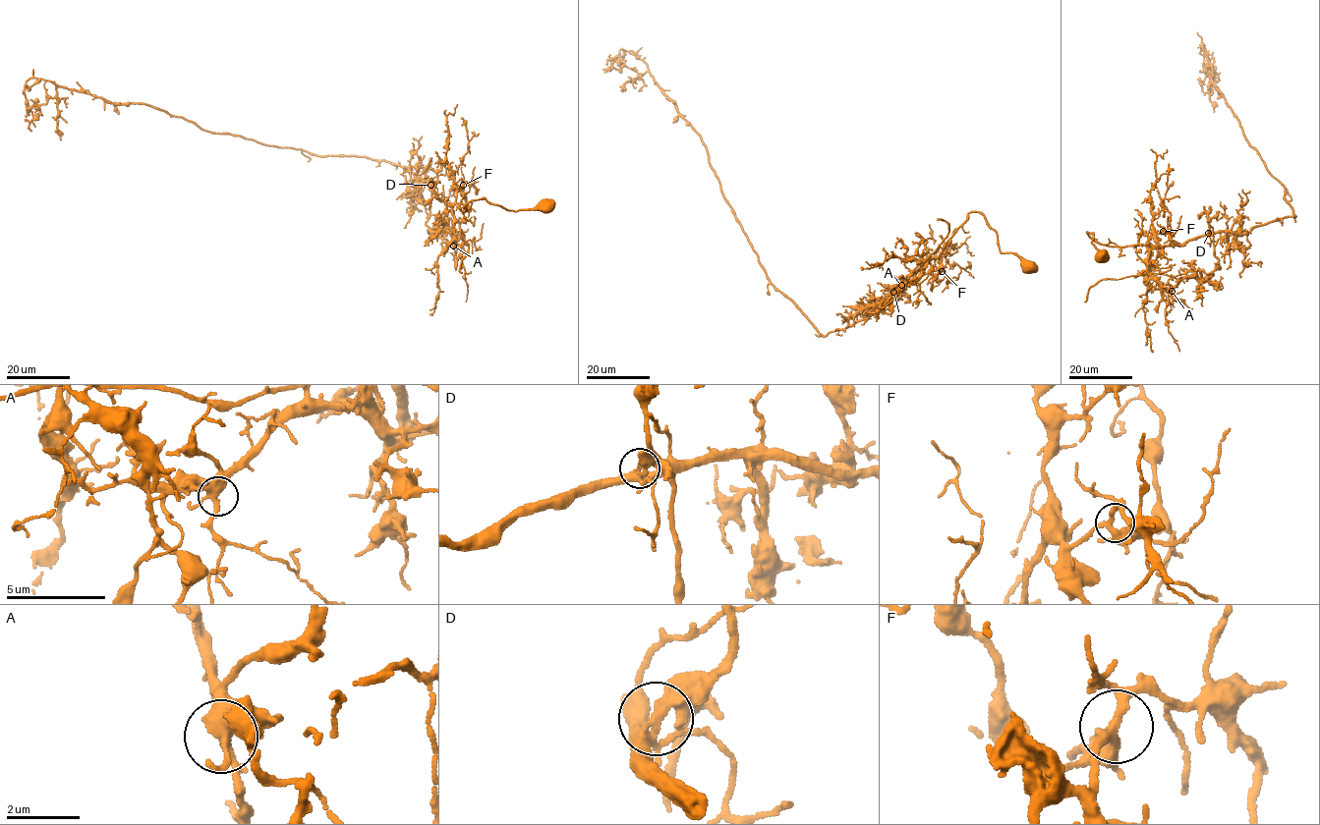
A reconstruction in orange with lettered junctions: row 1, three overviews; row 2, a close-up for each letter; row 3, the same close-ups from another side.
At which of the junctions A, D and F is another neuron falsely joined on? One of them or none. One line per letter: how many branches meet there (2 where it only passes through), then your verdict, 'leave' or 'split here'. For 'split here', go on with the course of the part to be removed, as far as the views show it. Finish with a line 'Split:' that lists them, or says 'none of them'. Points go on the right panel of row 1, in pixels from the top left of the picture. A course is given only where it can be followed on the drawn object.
A: 4 branches meet; leave
D: 5 branches meet; split here; foreign part runs (1208, 234), (1213, 237), (1218, 259), (1209, 279), (1198, 271), (1103, 279), (1090, 288), (1084, 302)
F: 4 branches meet; leave
Split: D

